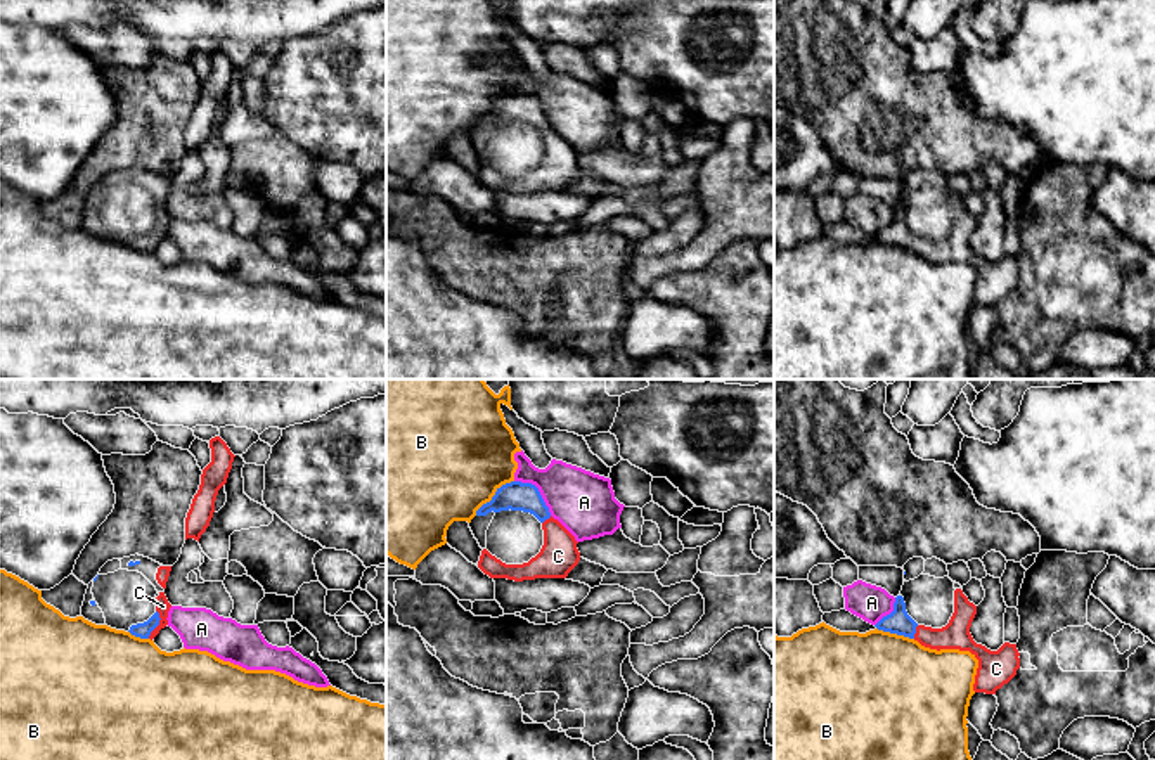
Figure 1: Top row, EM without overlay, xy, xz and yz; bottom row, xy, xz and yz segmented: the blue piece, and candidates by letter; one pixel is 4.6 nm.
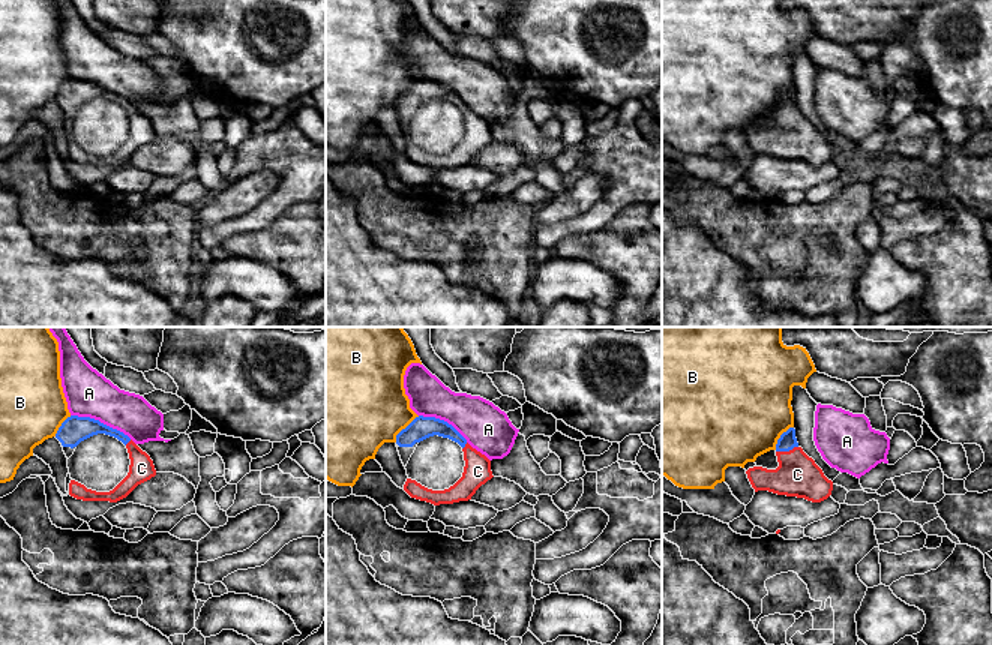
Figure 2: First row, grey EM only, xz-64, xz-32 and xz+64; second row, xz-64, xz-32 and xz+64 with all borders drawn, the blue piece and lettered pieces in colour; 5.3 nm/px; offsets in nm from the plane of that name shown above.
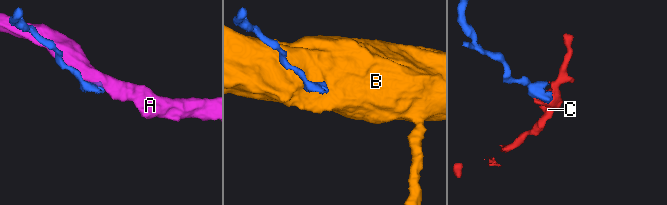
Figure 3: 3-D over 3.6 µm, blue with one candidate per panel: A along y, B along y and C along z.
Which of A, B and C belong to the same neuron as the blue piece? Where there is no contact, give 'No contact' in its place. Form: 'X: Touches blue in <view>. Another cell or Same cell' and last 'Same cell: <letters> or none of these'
A: Touches blue in xz. Another cell
B: Touches blue in xz. Another cell
C: Touches blue in xy. Same cell
Same cell: C

